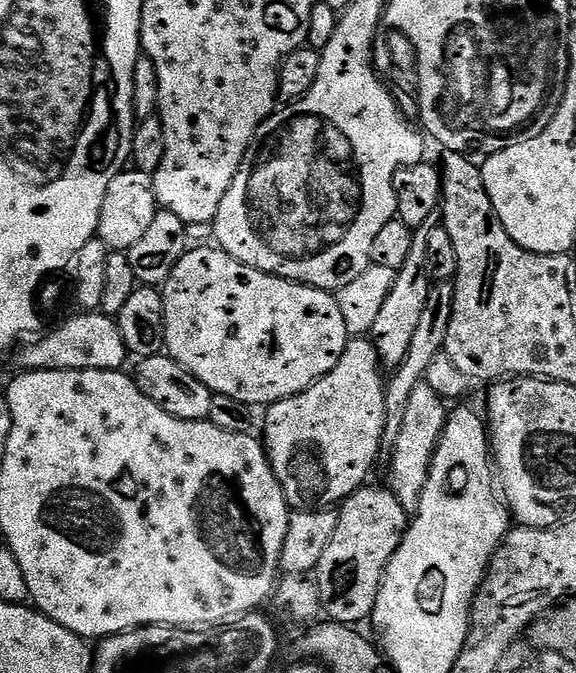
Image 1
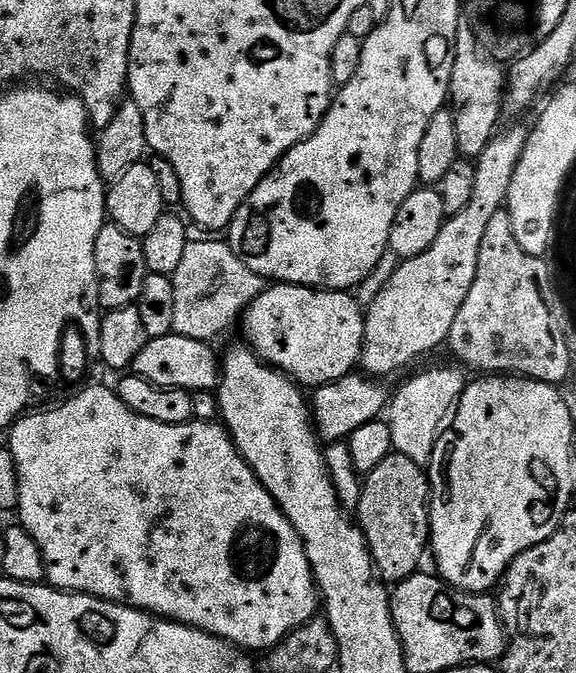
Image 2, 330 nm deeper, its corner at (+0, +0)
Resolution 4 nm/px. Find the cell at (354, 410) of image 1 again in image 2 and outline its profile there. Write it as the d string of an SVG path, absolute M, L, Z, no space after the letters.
M527 127L506 128L497 131L486 150L475 157L474 194L466 208L445 219L438 238L434 238L434 246L426 254L400 262L393 277L366 308L359 367L367 375L388 378L384 376L402 371L407 364L447 341L454 318L458 318L458 310L462 310L462 302L466 302L466 294L470 294L478 274L478 250L482 250L486 222L505 207L514 170L528 141Z

